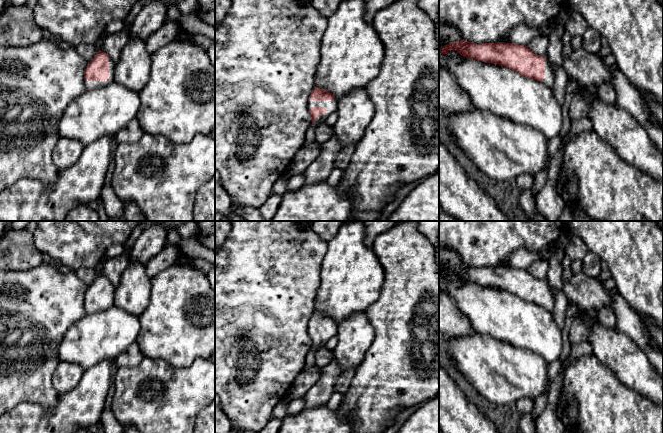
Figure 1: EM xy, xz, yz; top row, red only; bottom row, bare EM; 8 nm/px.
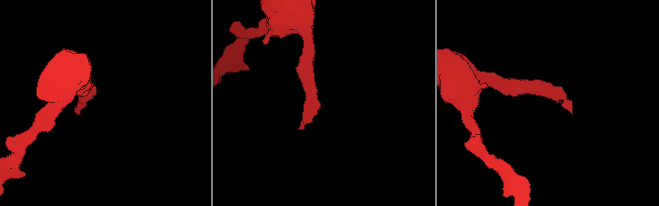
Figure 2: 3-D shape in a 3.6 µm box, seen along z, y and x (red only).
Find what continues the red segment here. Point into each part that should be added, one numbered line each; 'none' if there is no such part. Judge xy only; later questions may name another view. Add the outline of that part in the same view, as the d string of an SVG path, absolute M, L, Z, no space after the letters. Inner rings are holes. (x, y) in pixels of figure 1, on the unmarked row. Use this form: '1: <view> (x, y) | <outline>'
1: xy (89, 308) | M109 281L108 284L108 303L107 304L84 304L86 313L92 314L99 310L105 311L114 305L114 294L116 287Z

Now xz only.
1: xz (331, 330) | M335 322L332 324L308 324L308 332L314 330L320 330L326 333L326 337L324 339L318 339L315 342L315 348L319 350L325 347L325 344L331 337L336 336L338 325Z

